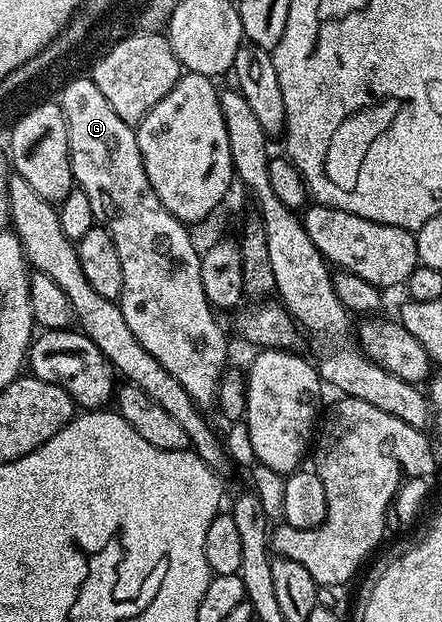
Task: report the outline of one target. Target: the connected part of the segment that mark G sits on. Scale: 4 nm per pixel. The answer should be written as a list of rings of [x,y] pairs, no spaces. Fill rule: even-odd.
[[[88,76],[72,78],[61,88],[58,101],[62,108],[62,116],[66,116],[73,183],[79,190],[86,192],[86,197],[90,199],[93,219],[110,232],[110,236],[118,248],[118,260],[122,260],[122,276],[124,279],[122,280],[122,292],[118,299],[122,316],[126,316],[126,324],[130,328],[130,332],[134,332],[134,336],[138,336],[138,344],[142,344],[142,348],[146,348],[146,352],[150,352],[150,356],[154,356],[154,360],[158,360],[158,364],[162,364],[162,368],[166,368],[166,372],[170,372],[174,376],[174,380],[178,380],[178,384],[182,384],[182,388],[186,388],[186,392],[196,401],[197,406],[208,408],[211,402],[213,405],[217,401],[220,393],[220,379],[226,373],[224,365],[228,362],[228,338],[224,335],[223,328],[216,323],[215,316],[217,317],[217,315],[214,313],[213,307],[209,306],[208,297],[202,288],[201,251],[196,250],[195,244],[192,243],[192,238],[188,235],[189,227],[178,221],[164,207],[162,200],[158,200],[158,196],[146,176],[146,168],[142,164],[142,152],[138,148],[135,129],[126,120],[122,120],[122,116],[118,116],[118,112],[114,112],[114,108],[110,108],[110,100],[106,100],[106,96],[102,96],[102,92],[98,92],[98,84],[94,84],[91,77]]]

